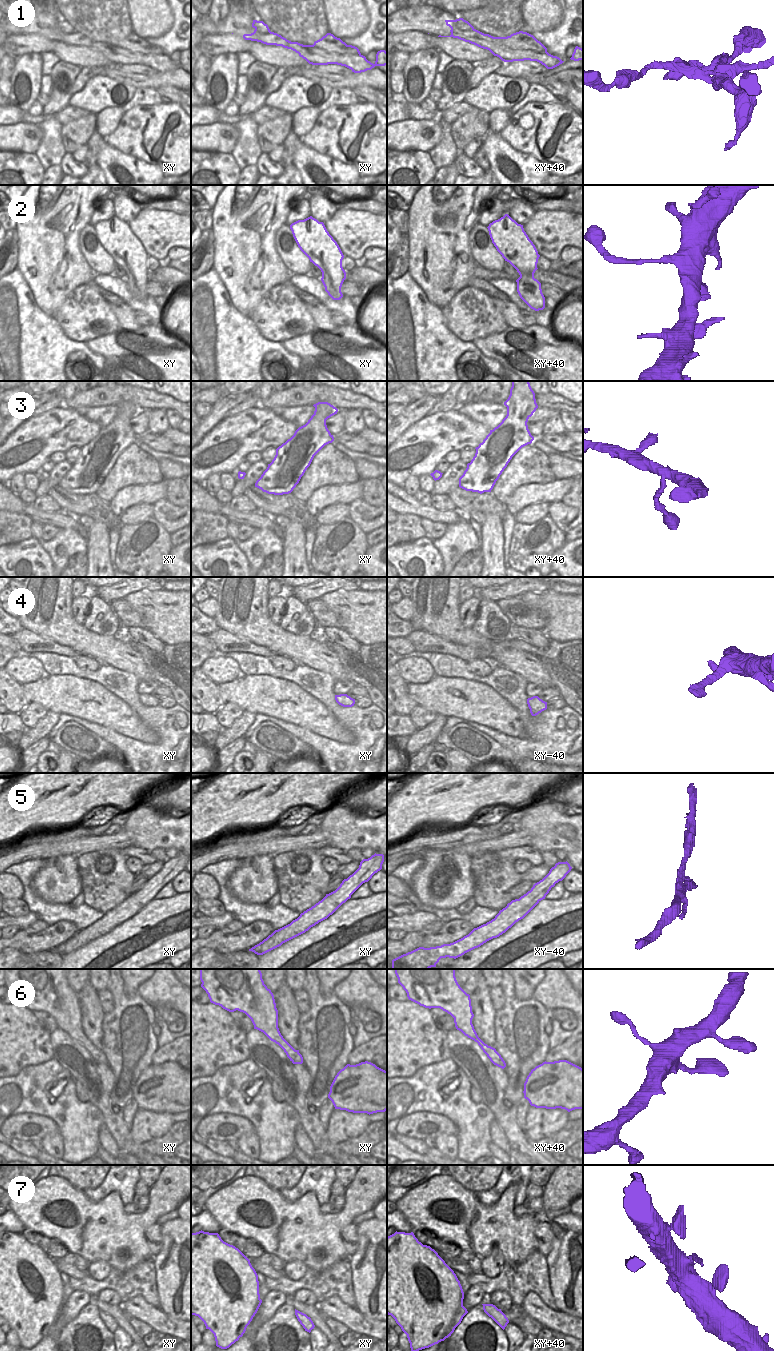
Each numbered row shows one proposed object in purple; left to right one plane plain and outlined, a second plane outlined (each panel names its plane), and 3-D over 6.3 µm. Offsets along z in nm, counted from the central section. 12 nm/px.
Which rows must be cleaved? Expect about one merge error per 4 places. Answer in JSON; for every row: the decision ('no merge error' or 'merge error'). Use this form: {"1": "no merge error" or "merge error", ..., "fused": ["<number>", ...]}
{"1": "merge error", "2": "no merge error", "3": "no merge error", "4": "no merge error", "5": "merge error", "6": "no merge error", "7": "no merge error", "fused": ["1", "5"]}

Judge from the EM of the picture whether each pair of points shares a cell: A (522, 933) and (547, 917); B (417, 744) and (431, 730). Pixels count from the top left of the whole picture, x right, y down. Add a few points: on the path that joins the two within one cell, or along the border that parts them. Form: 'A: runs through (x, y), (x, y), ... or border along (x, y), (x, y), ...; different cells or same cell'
A: runs through (528, 930), (533, 925), (541, 922); same cell
B: runs through (420, 741), (428, 733); same cell

